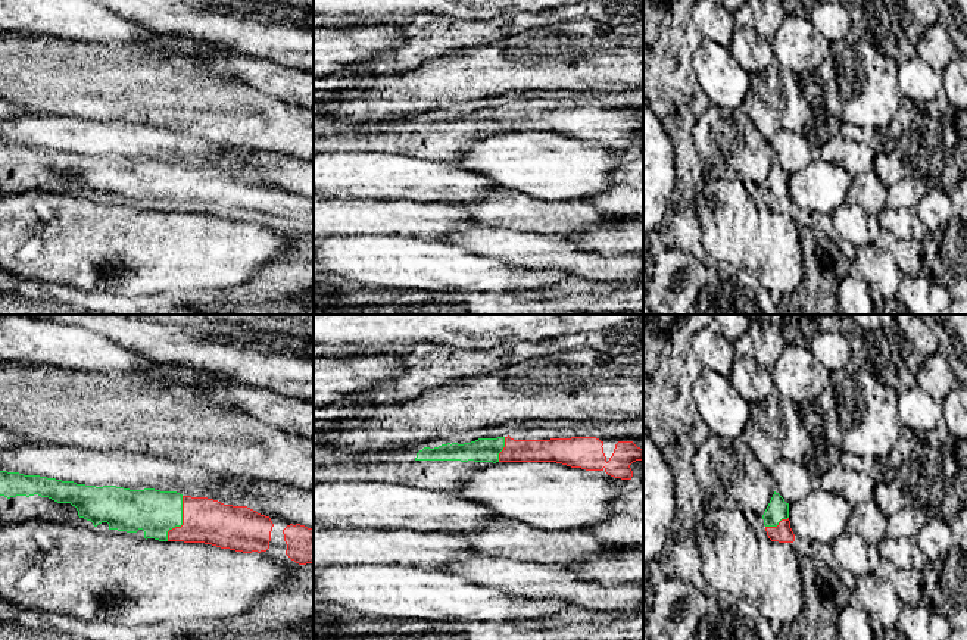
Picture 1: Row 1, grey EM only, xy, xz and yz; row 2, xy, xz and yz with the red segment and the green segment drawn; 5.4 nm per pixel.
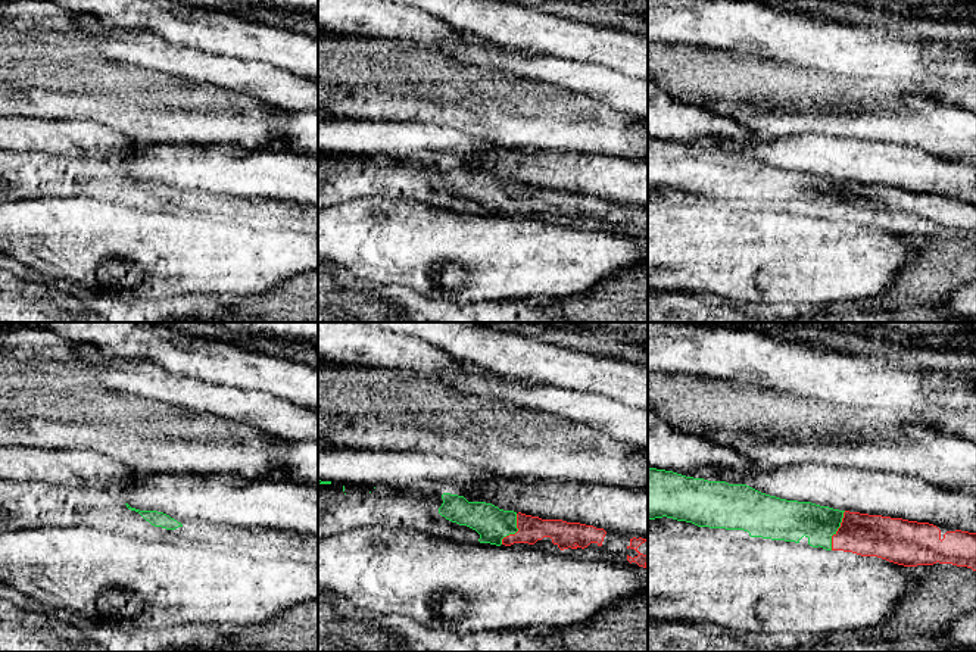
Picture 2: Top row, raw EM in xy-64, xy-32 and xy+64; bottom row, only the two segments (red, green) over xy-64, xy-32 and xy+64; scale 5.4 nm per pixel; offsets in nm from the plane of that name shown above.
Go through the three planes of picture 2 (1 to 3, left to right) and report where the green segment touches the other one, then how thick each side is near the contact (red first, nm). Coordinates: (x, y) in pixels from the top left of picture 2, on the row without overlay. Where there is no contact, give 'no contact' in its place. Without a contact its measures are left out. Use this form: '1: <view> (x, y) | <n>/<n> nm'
1: no contact
2: xy-32 (517, 202) | 140/180 nm
3: xy+64 (838, 200) | 220/200 nm

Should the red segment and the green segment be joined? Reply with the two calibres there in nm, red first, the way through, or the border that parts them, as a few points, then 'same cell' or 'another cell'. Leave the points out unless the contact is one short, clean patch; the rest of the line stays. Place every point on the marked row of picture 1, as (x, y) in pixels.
240 nm thick on the red side, 240 nm on the other; runs through xy (208, 521), (183, 521), (155, 512); same cell

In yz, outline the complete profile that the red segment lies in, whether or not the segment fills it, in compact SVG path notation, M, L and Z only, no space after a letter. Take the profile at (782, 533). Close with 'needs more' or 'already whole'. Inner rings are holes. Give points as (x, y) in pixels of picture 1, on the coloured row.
M774 491L764 515L764 525L771 541L793 543L795 534L789 521L789 503Z | needs more

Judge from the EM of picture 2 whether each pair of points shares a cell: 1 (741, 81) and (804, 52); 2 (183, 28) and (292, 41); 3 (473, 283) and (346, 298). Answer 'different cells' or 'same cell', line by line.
1: different cells
2: same cell
3: different cells

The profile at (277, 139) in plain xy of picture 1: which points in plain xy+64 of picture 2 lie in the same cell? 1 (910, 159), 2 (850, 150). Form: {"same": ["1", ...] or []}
{"same": []}

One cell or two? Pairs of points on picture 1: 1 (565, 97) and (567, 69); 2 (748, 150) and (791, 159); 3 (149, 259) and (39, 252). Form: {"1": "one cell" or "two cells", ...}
{"1": "two cells", "2": "two cells", "3": "one cell"}

